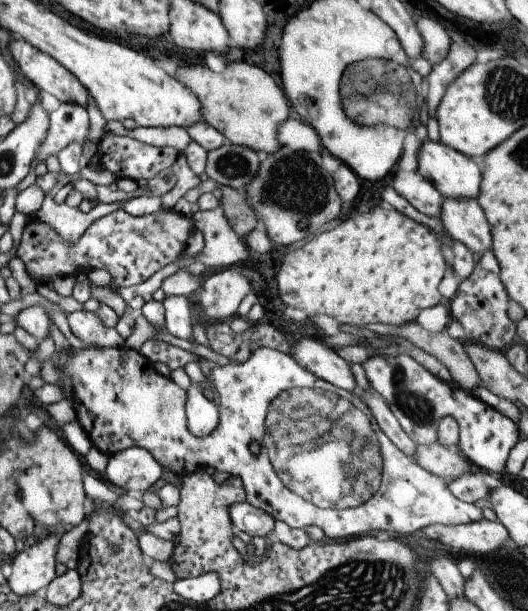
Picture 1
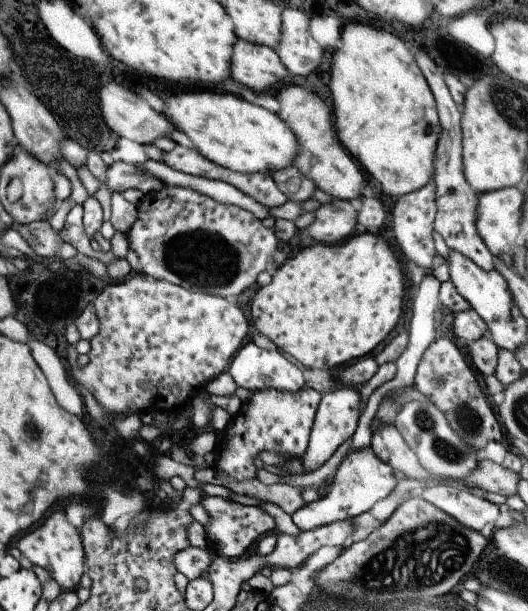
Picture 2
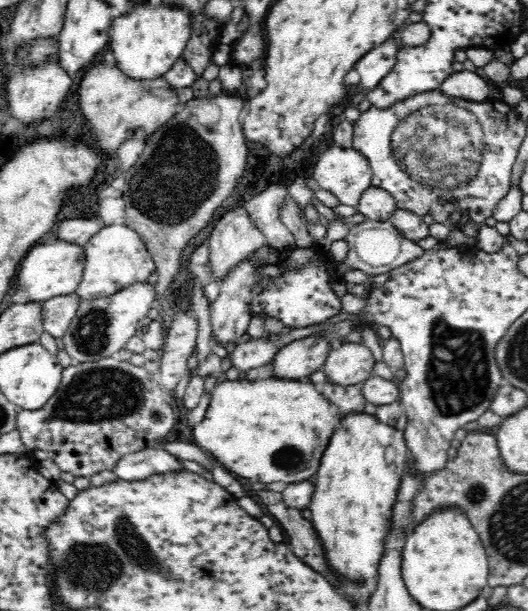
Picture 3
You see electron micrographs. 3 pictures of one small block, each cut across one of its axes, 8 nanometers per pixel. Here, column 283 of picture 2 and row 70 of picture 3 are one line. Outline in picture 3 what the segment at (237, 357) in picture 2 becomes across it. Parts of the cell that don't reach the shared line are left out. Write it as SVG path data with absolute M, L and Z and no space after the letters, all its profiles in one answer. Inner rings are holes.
M388 37L380 46L372 48L366 56L362 56L354 64L354 68L358 70L361 76L360 90L363 87L368 92L394 68L398 48L400 48L400 45L396 43L396 38Z

